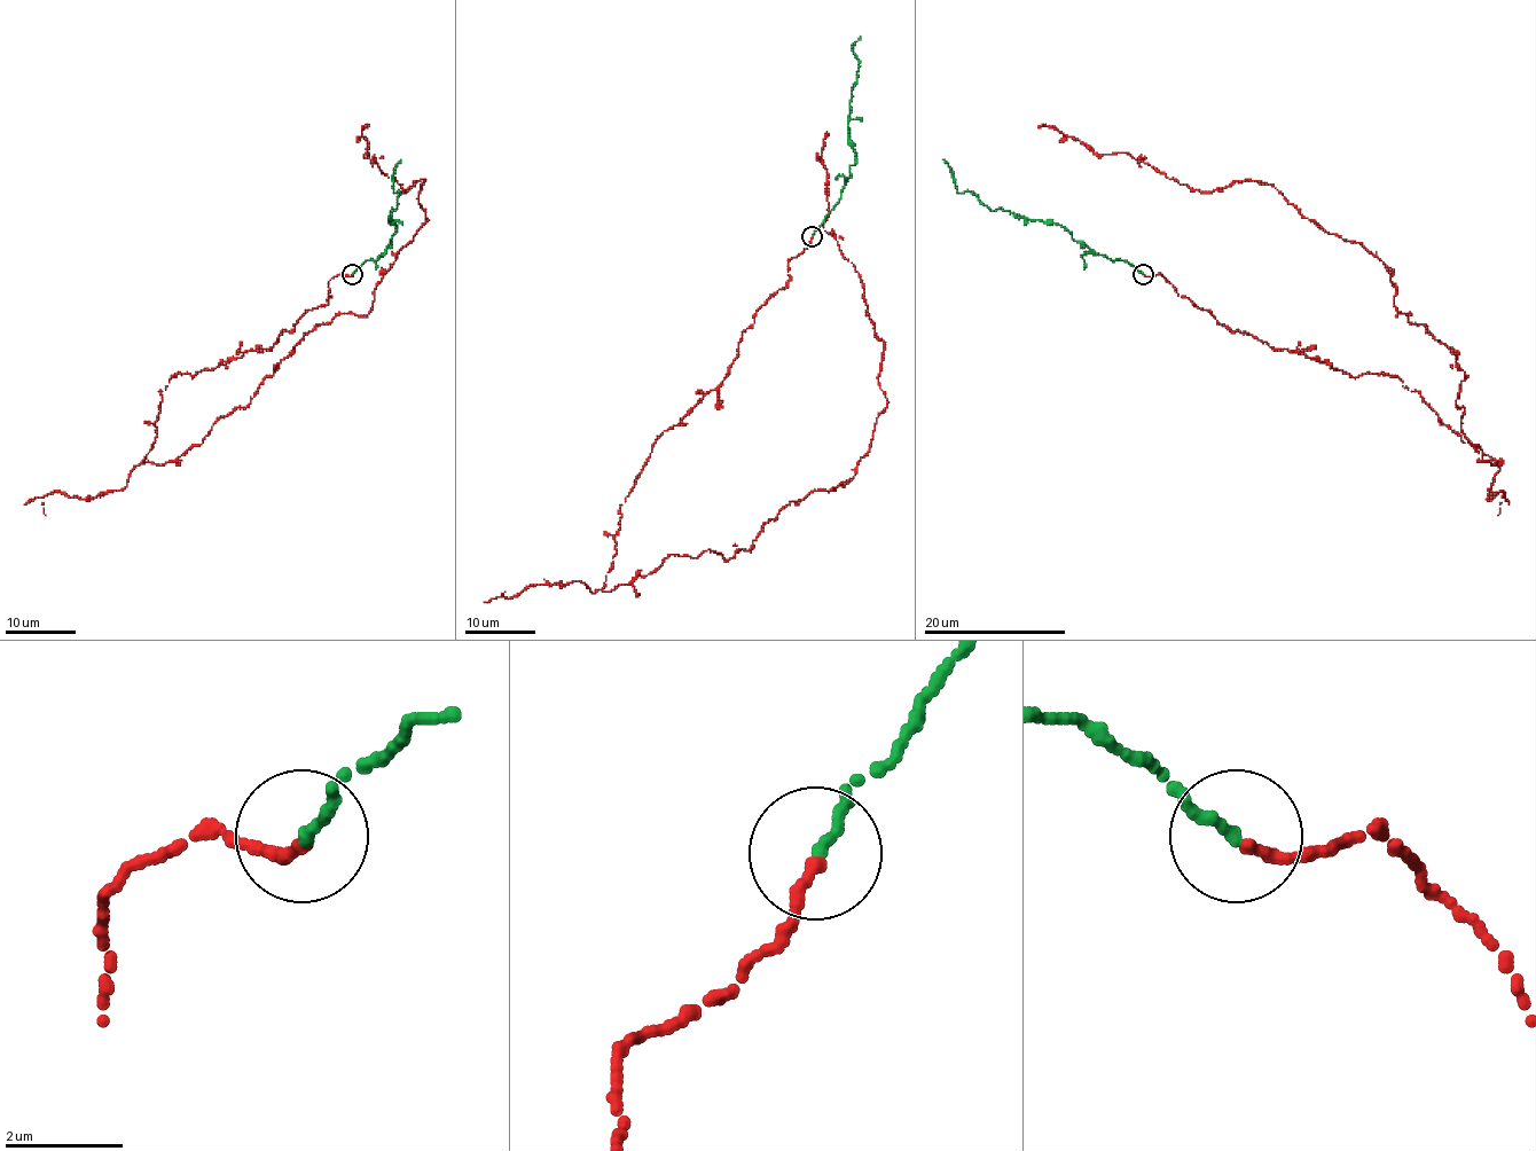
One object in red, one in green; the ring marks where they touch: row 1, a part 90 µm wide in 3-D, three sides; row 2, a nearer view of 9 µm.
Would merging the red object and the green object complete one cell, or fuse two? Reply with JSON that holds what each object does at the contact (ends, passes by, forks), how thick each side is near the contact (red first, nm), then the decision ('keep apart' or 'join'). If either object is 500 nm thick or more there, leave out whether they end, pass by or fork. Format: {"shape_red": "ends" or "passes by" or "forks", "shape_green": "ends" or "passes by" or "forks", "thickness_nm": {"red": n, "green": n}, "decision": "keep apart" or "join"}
{"shape_red": "ends", "shape_green": "ends", "thickness_nm": {"red": 220, "green": 200}, "decision": "join"}

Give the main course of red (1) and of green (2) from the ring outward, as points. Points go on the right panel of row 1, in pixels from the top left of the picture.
1: (1144, 274), (1274, 349), (1395, 375), (1498, 462), (1381, 260), (1270, 185), (1190, 189), (1039, 127)
2: (1143, 274), (1125, 260), (1092, 253), (1059, 225), (990, 211), (969, 192), (958, 193), (942, 159)

